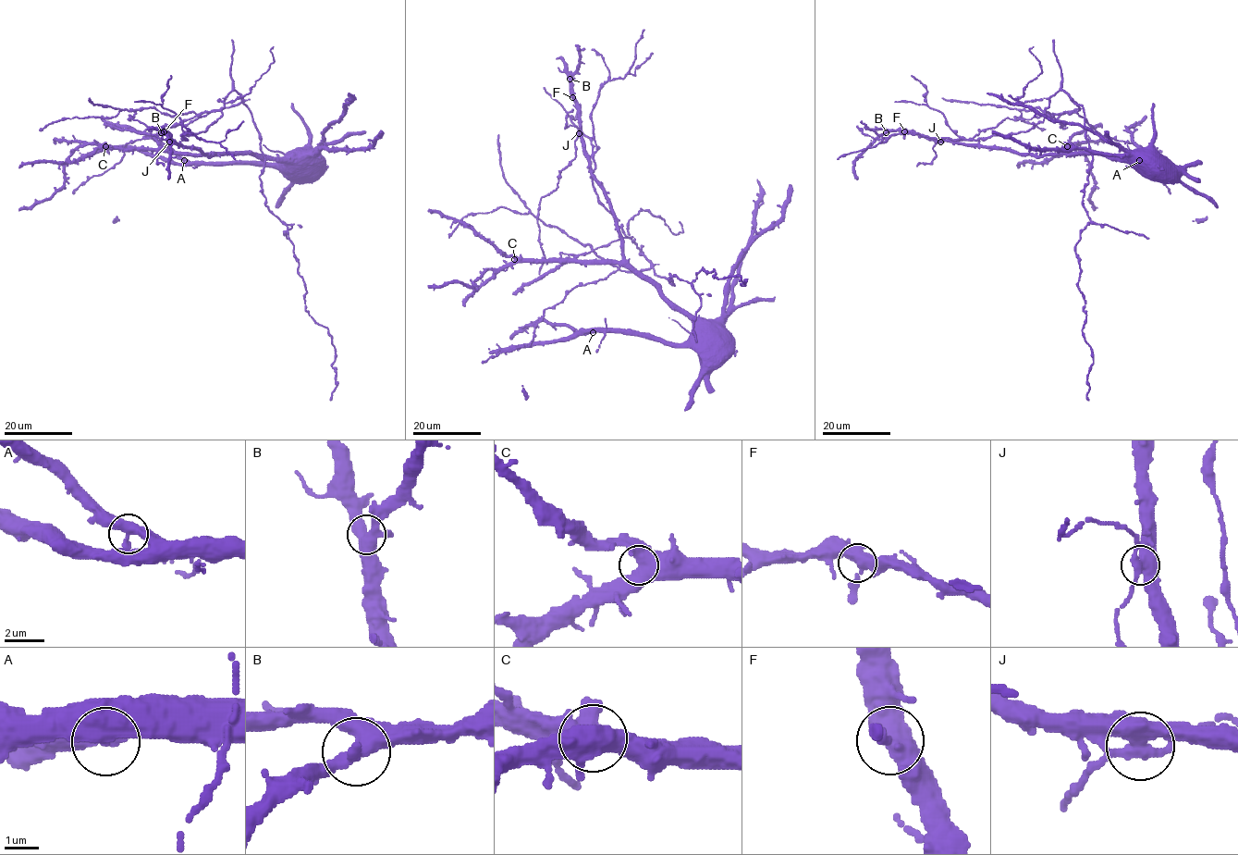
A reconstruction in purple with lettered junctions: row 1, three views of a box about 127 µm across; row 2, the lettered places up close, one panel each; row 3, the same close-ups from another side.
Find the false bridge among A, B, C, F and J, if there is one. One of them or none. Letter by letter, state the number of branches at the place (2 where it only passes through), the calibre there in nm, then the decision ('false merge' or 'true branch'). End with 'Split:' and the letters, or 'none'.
A: branches 3; calibre 400 nm; true branch
B: branches 4; calibre 360 nm; true branch
C: branches 4; calibre 440 nm; true branch
F: branches 4; calibre 380 nm; true branch
J: branches 4; calibre 380 nm; true branch
Split: none

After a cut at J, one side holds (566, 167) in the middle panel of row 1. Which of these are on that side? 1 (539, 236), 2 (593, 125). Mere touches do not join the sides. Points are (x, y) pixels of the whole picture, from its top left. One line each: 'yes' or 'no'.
1: yes
2: no

